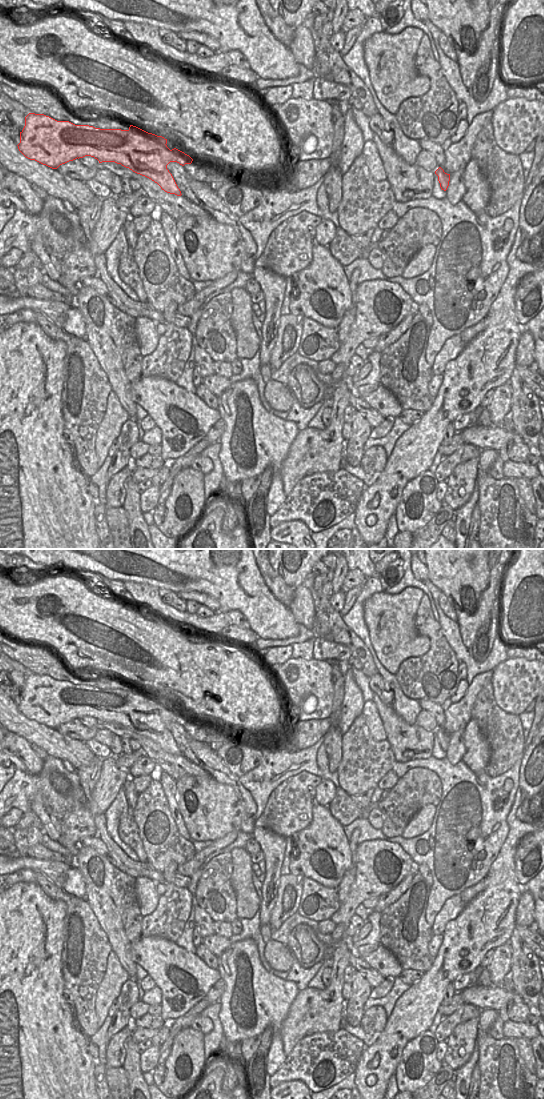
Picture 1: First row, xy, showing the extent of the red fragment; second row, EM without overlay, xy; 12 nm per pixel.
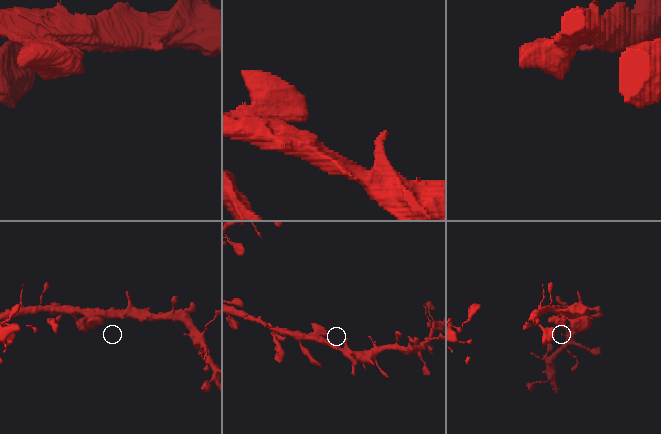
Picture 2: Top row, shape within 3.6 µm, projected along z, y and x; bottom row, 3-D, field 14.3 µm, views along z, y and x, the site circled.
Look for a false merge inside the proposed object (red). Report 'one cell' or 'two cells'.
one cell

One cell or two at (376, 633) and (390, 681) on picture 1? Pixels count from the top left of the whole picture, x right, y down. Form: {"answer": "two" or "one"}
{"answer": "two"}

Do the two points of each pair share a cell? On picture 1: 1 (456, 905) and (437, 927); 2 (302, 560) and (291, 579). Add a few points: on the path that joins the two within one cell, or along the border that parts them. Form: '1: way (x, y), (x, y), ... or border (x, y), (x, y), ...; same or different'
1: way (451, 910), (440, 922); same
2: way (297, 565), (293, 569), (293, 574); same

